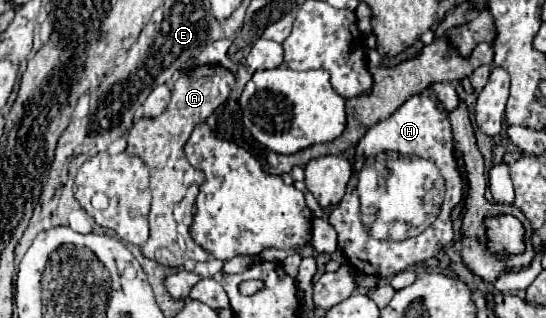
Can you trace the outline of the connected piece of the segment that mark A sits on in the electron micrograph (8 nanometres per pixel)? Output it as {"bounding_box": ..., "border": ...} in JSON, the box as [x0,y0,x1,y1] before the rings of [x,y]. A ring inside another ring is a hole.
{"bounding_box":[126,66,234,268],"border":[[[200,66],[200,68],[192,68],[188,74],[180,76],[172,88],[172,100],[168,104],[168,108],[158,116],[158,118],[140,118],[130,130],[128,130],[128,148],[126,154],[132,156],[142,156],[144,162],[150,166],[150,190],[152,190],[152,208],[150,208],[150,238],[148,242],[142,246],[142,254],[162,266],[172,266],[172,268],[180,268],[184,264],[184,260],[192,258],[196,262],[206,262],[208,260],[208,252],[198,246],[190,234],[192,228],[192,204],[196,202],[198,190],[204,182],[204,174],[194,168],[186,154],[184,154],[184,144],[188,142],[192,130],[196,128],[196,124],[204,122],[220,104],[224,104],[230,96],[234,88],[234,76],[230,70],[222,68],[222,66]]]}

